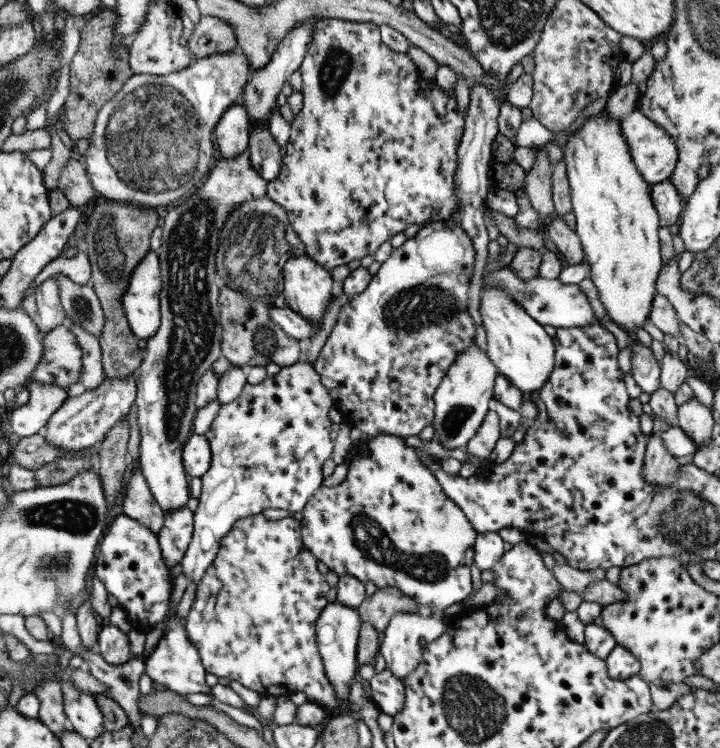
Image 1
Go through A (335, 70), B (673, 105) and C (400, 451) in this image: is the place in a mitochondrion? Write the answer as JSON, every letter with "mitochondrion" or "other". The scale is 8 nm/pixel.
{"A":"mitochondrion","B":"other","C":"other"}

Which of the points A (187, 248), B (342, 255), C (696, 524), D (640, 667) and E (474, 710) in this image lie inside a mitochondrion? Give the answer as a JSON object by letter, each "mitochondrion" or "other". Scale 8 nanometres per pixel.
{"A":"mitochondrion","B":"other","C":"mitochondrion","D":"other","E":"mitochondrion"}

